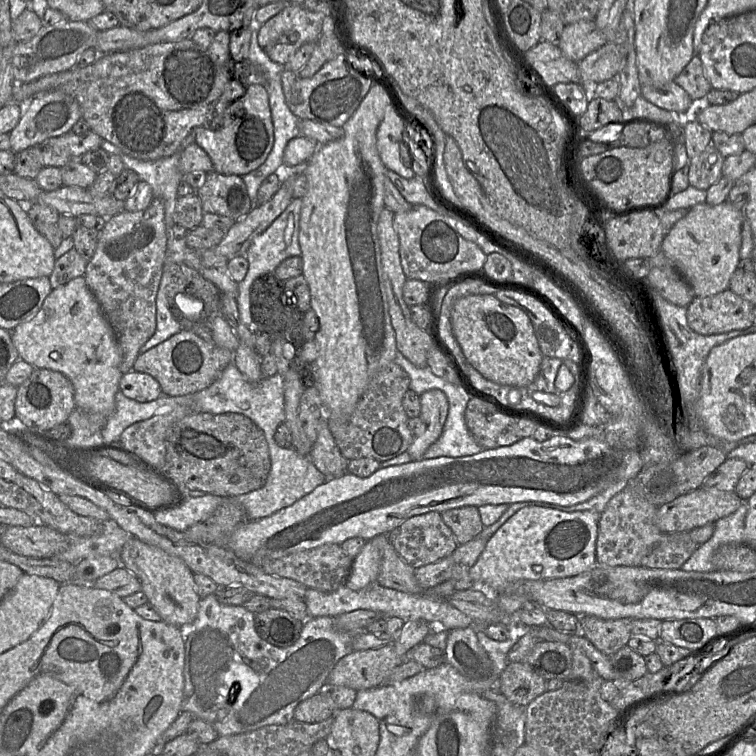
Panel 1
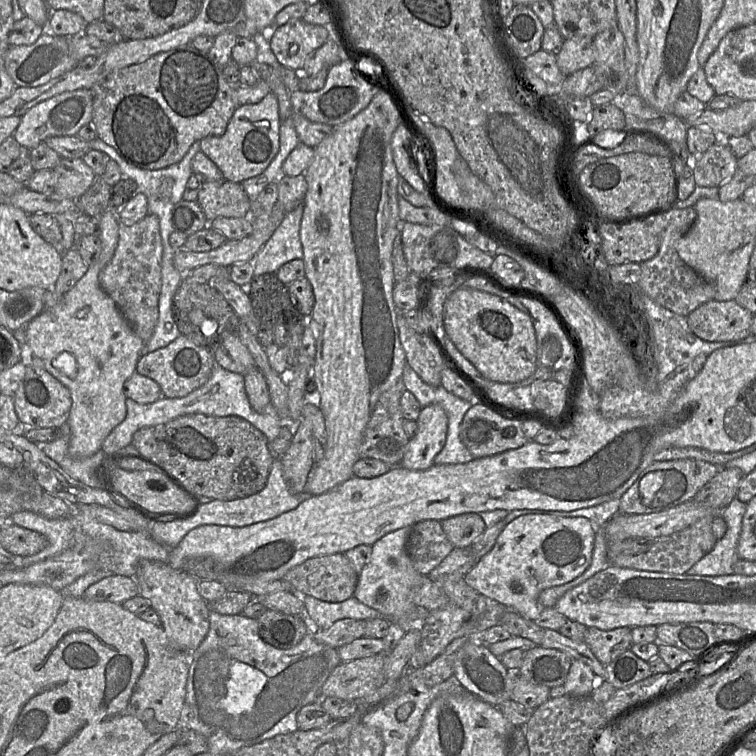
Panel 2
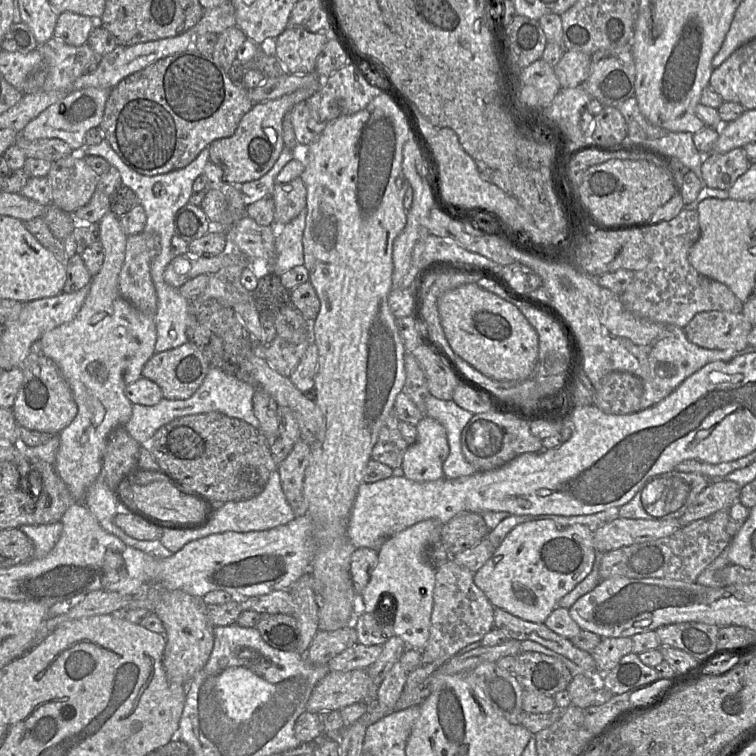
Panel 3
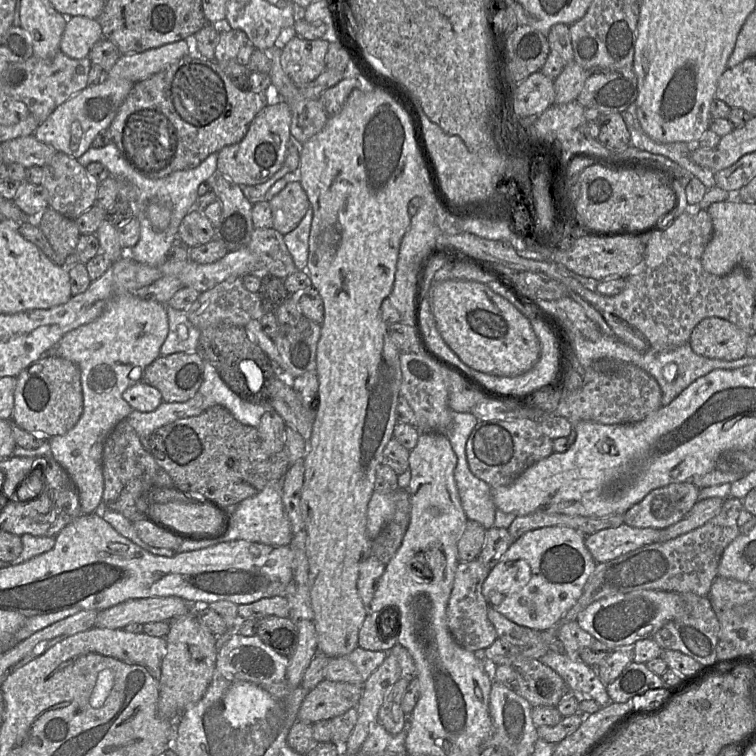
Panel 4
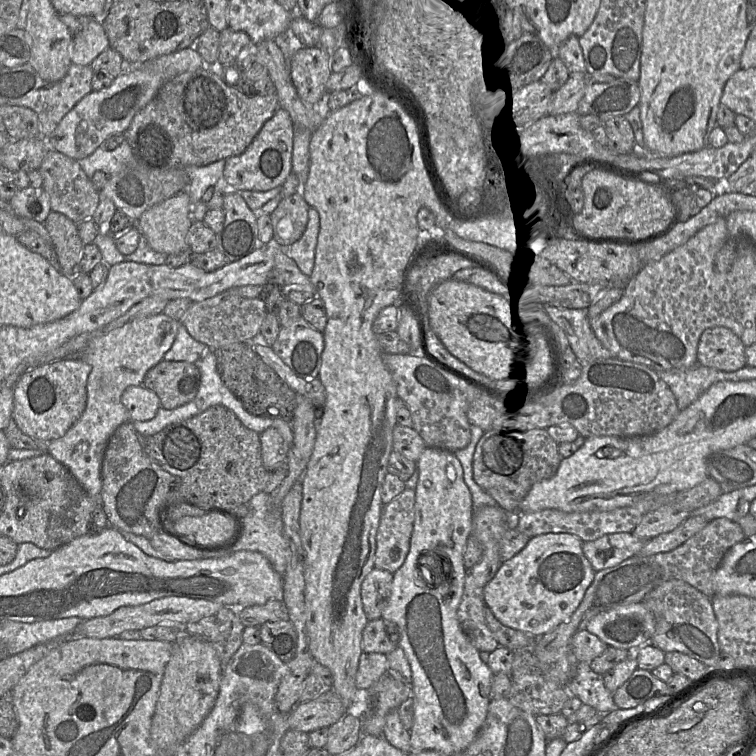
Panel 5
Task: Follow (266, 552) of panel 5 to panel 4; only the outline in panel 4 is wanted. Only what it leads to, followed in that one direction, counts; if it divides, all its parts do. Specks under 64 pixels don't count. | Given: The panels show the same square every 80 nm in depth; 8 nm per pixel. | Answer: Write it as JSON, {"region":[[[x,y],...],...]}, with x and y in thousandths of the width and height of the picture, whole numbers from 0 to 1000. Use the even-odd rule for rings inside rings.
{"region":[[[356,635],[351,644],[339,655],[319,663],[304,673],[306,689],[300,704],[290,710],[275,710],[266,714],[239,716],[234,731],[269,726],[291,717],[325,714],[358,722],[378,722],[385,720],[385,693],[373,663],[373,638]]]}

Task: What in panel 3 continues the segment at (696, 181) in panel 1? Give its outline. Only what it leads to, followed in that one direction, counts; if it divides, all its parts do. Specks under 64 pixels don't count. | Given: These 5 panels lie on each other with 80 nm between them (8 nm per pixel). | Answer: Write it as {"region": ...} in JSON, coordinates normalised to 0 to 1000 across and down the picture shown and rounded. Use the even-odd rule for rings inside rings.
{"region":[[[974,196],[962,202],[939,201],[931,204],[927,233],[931,246],[964,251],[983,231],[995,214],[984,196]]]}

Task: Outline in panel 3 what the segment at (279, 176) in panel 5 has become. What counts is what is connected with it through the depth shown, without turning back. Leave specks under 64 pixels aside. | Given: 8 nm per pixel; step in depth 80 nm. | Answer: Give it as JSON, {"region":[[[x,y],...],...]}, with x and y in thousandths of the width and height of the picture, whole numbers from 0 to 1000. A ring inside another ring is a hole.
{"region":[[[397,118],[368,131],[336,136],[320,155],[307,180],[284,185],[274,194],[278,213],[295,226],[303,241],[311,245],[345,235],[360,222],[376,196],[373,172],[376,153],[417,122]]]}

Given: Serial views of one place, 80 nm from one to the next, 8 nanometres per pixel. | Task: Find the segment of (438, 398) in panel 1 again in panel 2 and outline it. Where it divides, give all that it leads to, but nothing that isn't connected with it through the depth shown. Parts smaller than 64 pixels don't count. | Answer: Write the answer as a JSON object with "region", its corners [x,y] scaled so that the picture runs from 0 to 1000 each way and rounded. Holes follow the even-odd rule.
{"region":[[[582,536],[560,538],[552,554],[552,571],[537,590],[532,618],[548,623],[571,618],[577,602],[589,590],[591,565],[593,552]]]}

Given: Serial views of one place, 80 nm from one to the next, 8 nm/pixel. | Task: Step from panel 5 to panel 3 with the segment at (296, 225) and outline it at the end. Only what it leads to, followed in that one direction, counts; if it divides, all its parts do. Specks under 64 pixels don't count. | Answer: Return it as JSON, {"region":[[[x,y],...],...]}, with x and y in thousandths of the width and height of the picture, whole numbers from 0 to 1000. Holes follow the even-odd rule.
{"region":[[[397,234],[380,242],[364,243],[360,259],[365,299],[382,295],[405,274],[405,246]]]}

